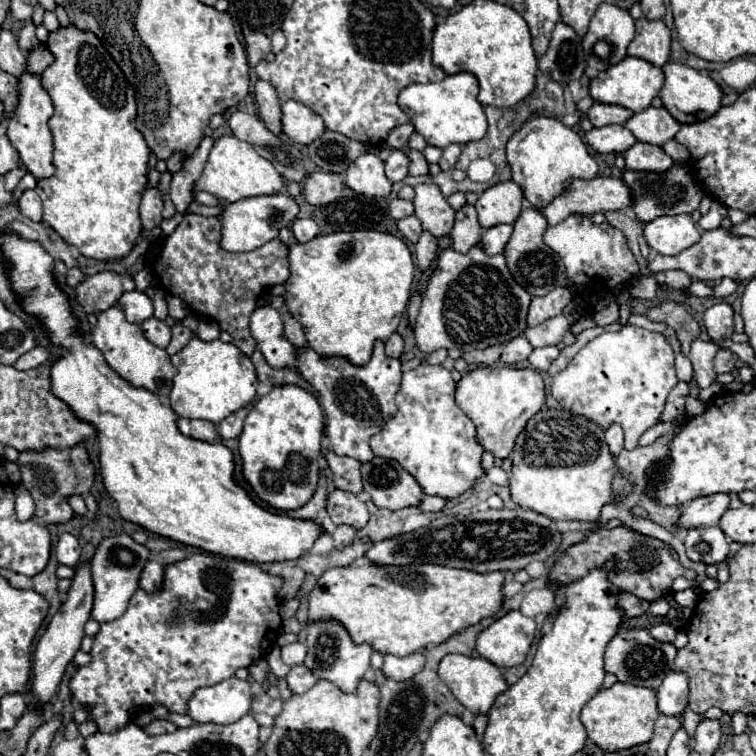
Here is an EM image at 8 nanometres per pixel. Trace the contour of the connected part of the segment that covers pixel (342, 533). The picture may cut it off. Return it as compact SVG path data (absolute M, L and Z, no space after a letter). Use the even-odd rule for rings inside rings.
M346 525L336 527L334 533L332 533L334 547L336 547L336 549L344 549L346 545L350 545L350 543L354 541L354 535L356 535L356 531L354 531L352 527L346 527Z

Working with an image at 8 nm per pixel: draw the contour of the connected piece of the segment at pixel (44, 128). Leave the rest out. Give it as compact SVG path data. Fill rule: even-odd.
M22 75L20 85L18 85L20 101L10 117L8 125L8 137L10 143L16 147L20 153L22 165L36 177L36 179L46 179L54 175L54 163L52 163L52 133L48 127L48 119L54 113L54 105L50 103L50 95L42 91L42 83L38 83L38 75Z

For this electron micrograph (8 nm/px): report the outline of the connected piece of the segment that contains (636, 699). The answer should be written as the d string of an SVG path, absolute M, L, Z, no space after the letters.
M614 683L610 689L600 689L582 709L580 719L588 739L602 751L622 751L652 739L652 727L658 719L656 693L632 683Z

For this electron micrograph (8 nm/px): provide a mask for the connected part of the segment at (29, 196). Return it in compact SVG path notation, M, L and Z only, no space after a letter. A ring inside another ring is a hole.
M26 189L26 191L20 195L18 201L20 201L20 211L22 211L26 217L30 217L30 219L34 219L34 221L42 221L42 201L40 201L40 197L38 197L36 191Z

